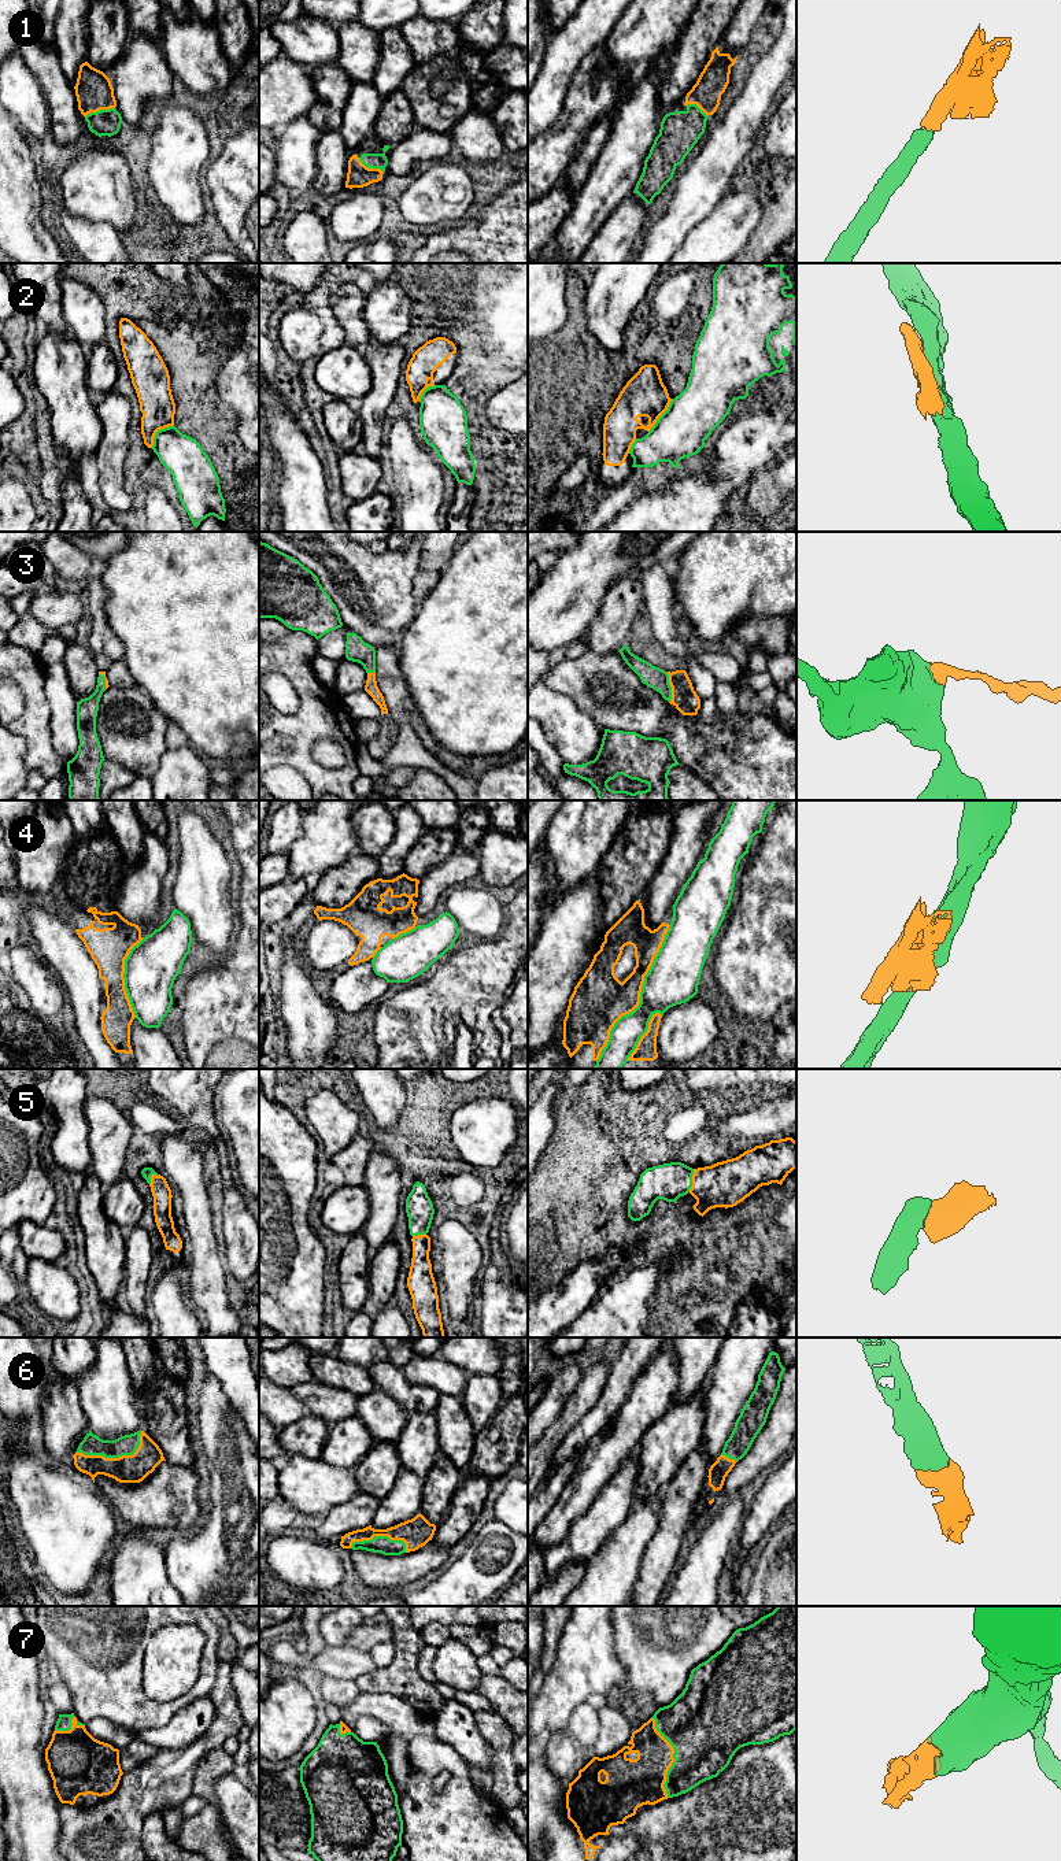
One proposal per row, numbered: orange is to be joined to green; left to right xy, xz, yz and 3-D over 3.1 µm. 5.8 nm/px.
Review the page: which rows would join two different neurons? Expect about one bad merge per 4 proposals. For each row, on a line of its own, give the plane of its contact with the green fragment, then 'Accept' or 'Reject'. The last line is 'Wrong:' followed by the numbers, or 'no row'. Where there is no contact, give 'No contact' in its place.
1: Touches green in xy. Accept
2: Touches green in xy. Reject
3: Touches green in yz. Accept
4: Touches green in yz. Reject
5: Touches green in yz. Accept
6: Touches green in xy. Accept
7: Touches green in yz. Accept
Wrong: 2, 4

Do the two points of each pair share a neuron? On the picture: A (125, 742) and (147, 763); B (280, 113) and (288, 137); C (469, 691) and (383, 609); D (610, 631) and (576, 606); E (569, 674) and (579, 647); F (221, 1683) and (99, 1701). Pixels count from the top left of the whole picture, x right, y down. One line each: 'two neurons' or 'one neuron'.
A: one neuron
B: two neurons
C: two neurons
D: two neurons
E: two neurons
F: two neurons

